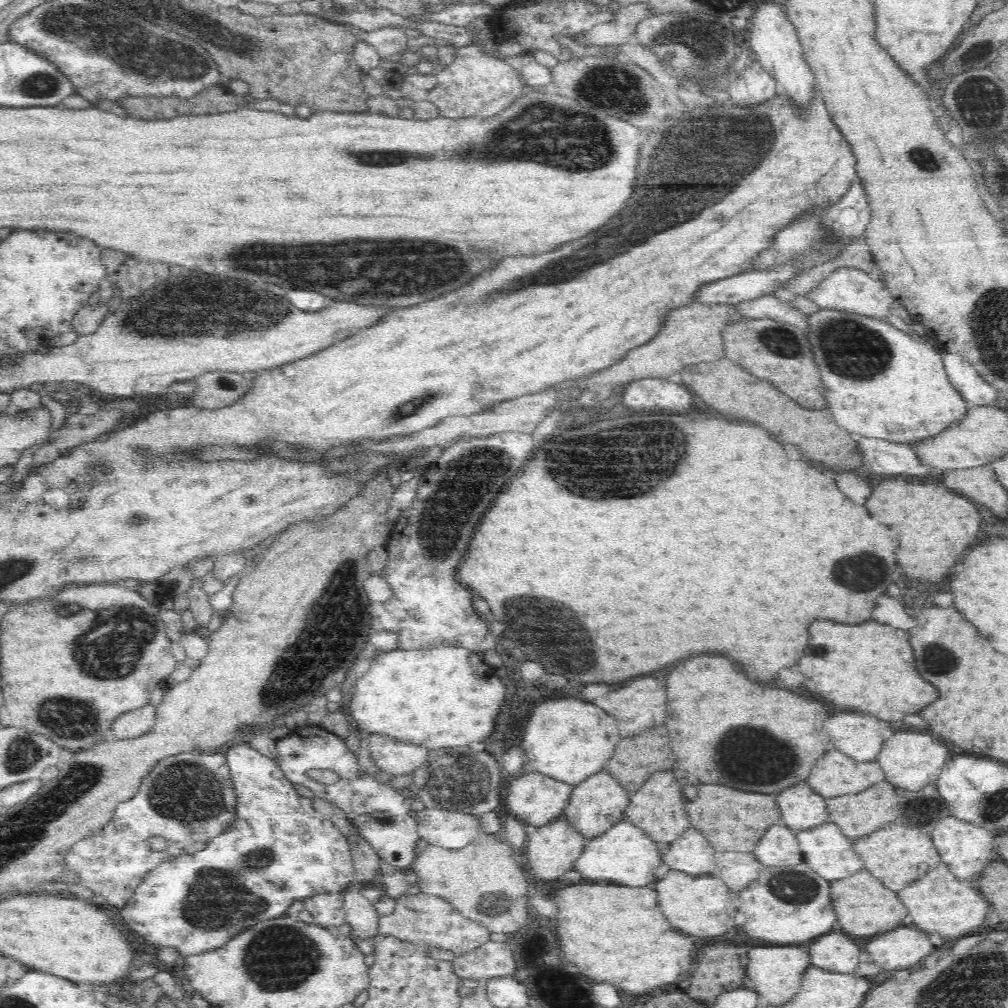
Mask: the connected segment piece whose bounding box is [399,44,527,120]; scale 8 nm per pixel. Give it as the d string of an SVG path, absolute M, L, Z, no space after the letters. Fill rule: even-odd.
M472 44L457 48L454 61L446 67L438 66L434 73L406 75L399 94L414 102L429 100L438 107L440 117L458 120L470 116L492 118L514 104L526 89L515 68L506 61L485 55L478 46Z

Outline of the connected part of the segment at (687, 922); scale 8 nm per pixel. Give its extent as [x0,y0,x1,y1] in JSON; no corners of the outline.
[656,870,734,936]

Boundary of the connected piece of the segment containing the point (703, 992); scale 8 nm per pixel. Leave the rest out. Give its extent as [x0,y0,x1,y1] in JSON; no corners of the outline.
[688,944,744,1006]

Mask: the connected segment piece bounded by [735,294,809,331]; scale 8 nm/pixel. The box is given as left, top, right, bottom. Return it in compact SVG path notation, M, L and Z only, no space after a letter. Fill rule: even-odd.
M765 294L754 300L746 300L735 304L735 310L745 319L770 318L797 326L806 331L809 324L807 316L790 305L790 302L780 301L773 294Z

